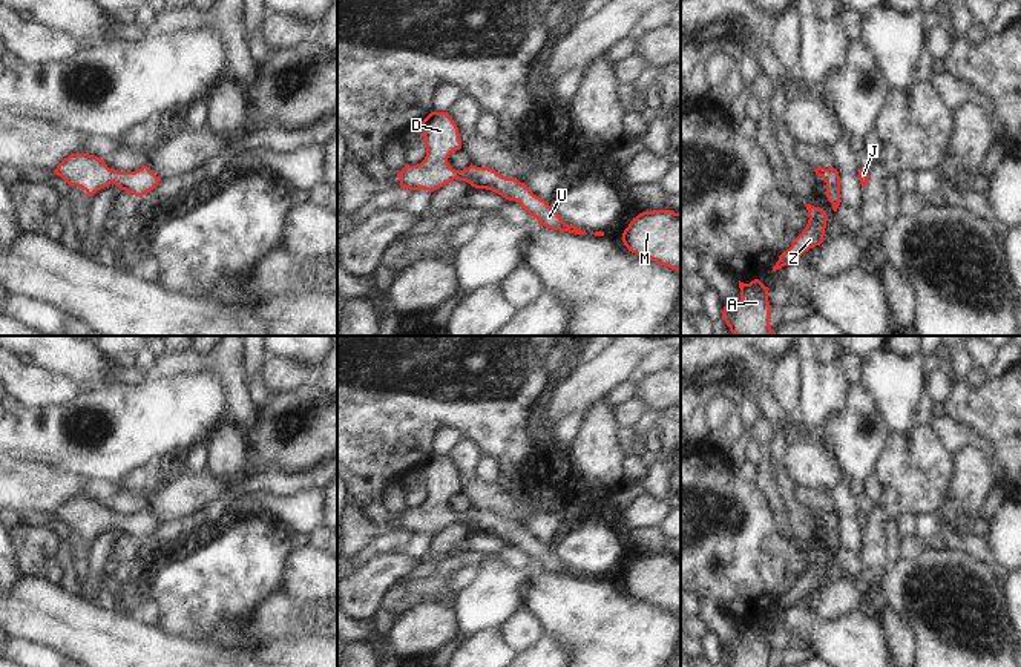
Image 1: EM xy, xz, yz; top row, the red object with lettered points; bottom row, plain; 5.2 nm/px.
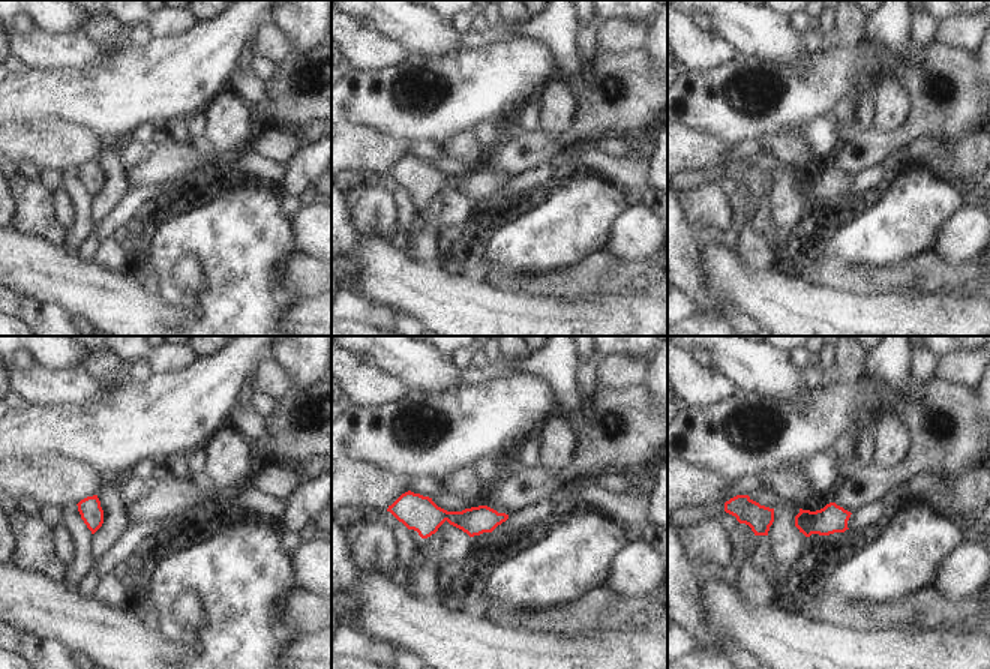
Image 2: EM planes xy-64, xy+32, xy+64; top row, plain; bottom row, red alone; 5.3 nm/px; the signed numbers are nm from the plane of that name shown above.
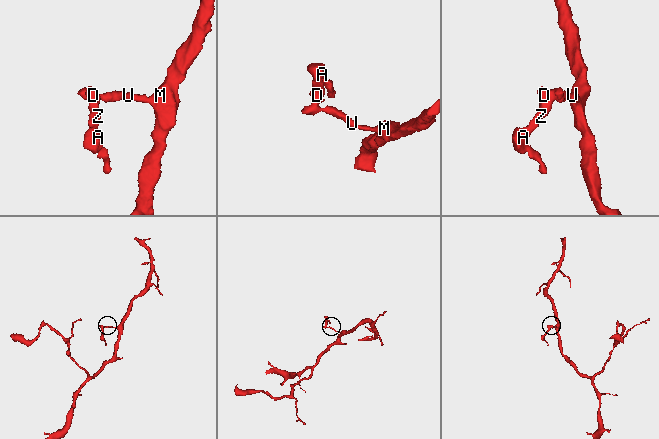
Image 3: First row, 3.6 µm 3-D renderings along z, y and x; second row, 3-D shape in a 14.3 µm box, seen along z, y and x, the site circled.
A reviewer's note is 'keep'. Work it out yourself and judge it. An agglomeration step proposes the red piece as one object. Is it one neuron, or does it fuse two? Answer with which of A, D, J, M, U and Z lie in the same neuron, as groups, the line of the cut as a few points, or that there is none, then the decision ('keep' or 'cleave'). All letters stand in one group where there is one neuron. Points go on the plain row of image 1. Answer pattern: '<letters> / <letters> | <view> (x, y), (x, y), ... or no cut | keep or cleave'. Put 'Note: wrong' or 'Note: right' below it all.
A D J M U Z | no cut | keep
Note: right

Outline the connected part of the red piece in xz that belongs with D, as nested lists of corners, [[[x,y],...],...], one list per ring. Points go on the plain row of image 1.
[[[431,455],[419,468],[426,500],[417,509],[405,508],[397,517],[400,532],[434,535],[454,523],[466,524],[475,532],[492,534],[509,544],[518,546],[538,567],[560,575],[587,578],[575,569],[566,567],[547,544],[533,538],[530,532],[515,521],[506,521],[489,511],[469,509],[465,514],[454,514],[448,501],[461,492],[458,471],[448,455]]]

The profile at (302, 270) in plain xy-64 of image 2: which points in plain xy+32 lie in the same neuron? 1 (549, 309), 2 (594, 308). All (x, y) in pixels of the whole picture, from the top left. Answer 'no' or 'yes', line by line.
1: no
2: no

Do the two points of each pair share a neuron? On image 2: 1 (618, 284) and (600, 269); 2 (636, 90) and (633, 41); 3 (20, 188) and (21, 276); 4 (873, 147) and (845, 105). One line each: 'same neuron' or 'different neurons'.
1: same neuron
2: different neurons
3: different neurons
4: different neurons

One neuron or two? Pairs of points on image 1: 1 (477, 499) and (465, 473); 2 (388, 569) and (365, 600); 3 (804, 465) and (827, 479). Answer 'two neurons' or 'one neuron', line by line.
1: two neurons
2: one neuron
3: one neuron

